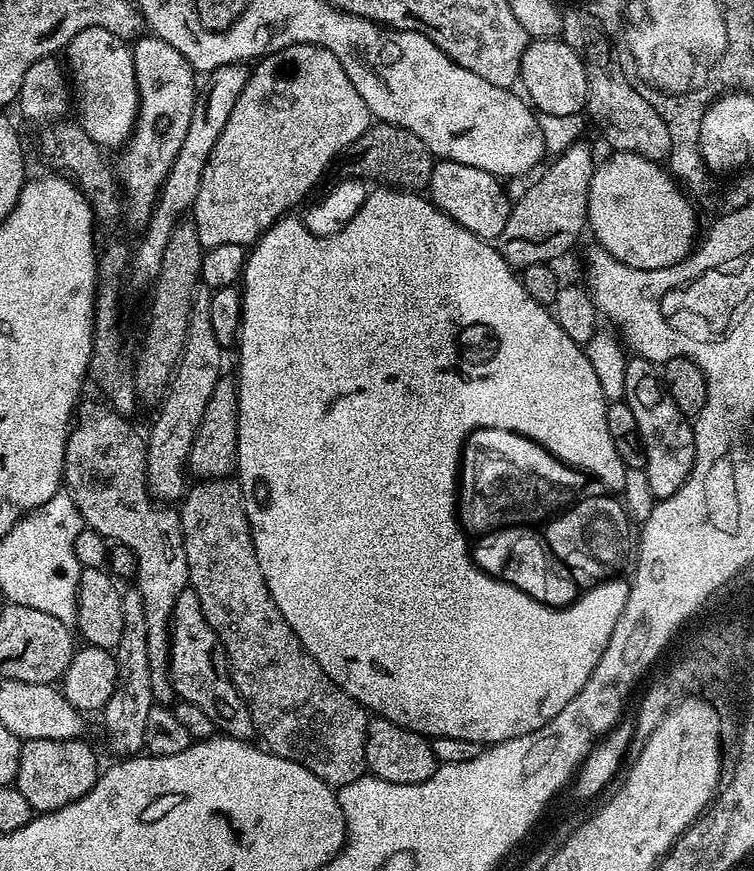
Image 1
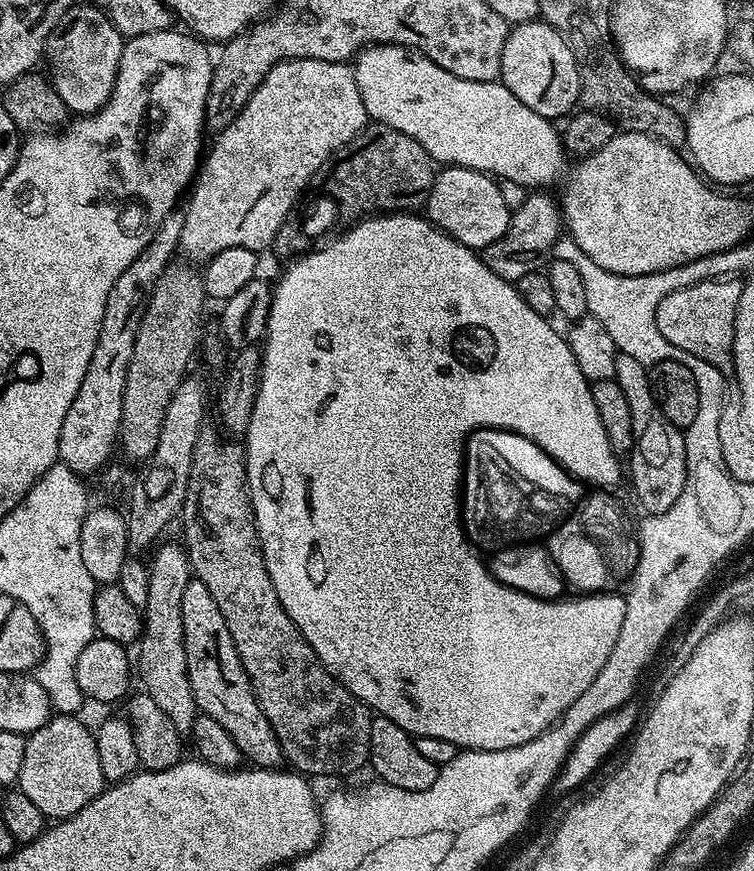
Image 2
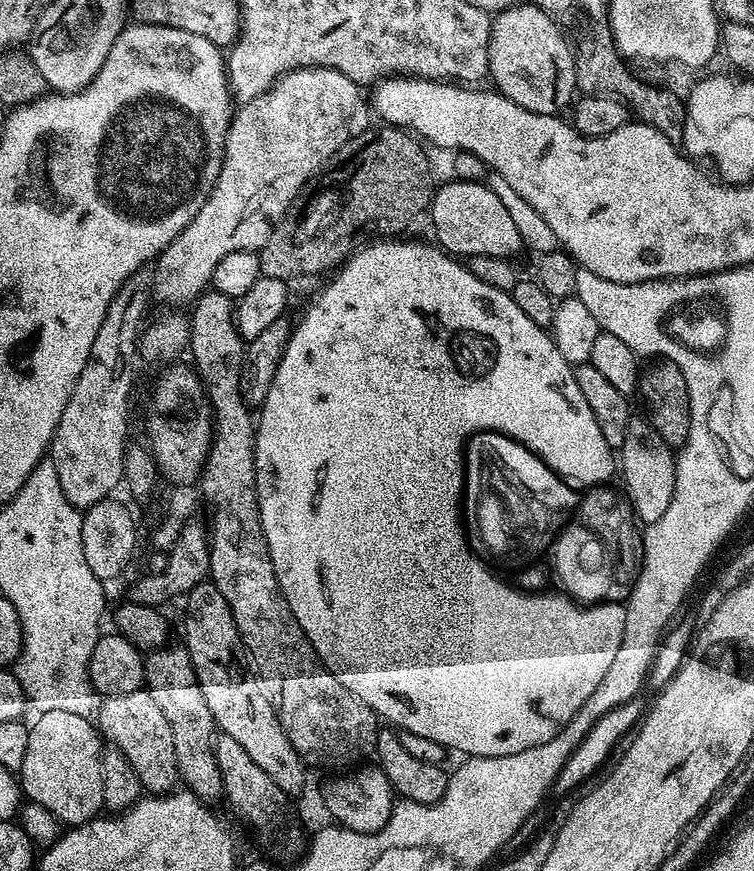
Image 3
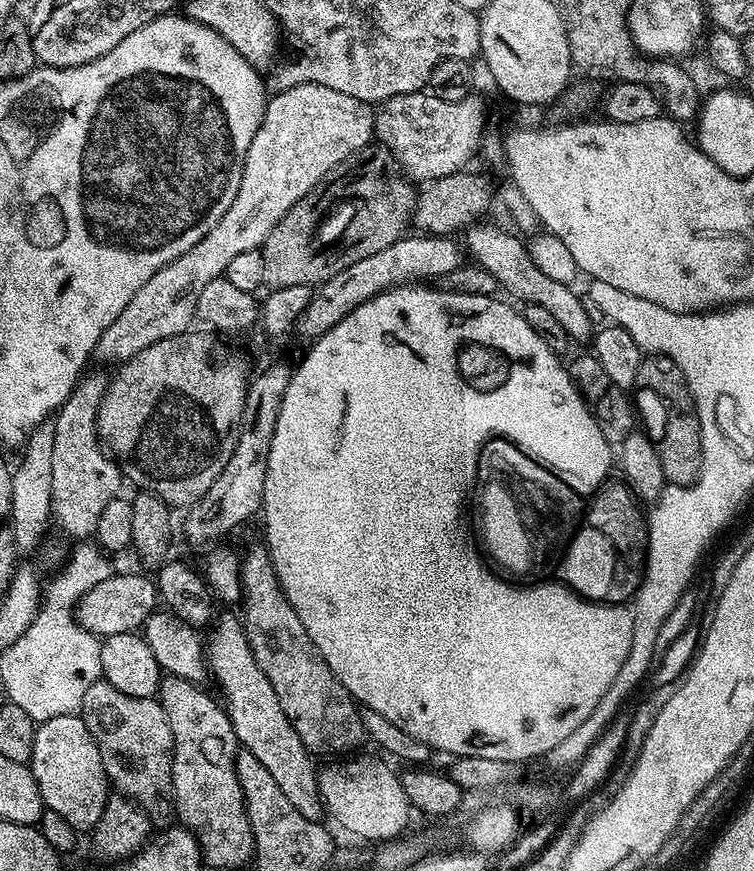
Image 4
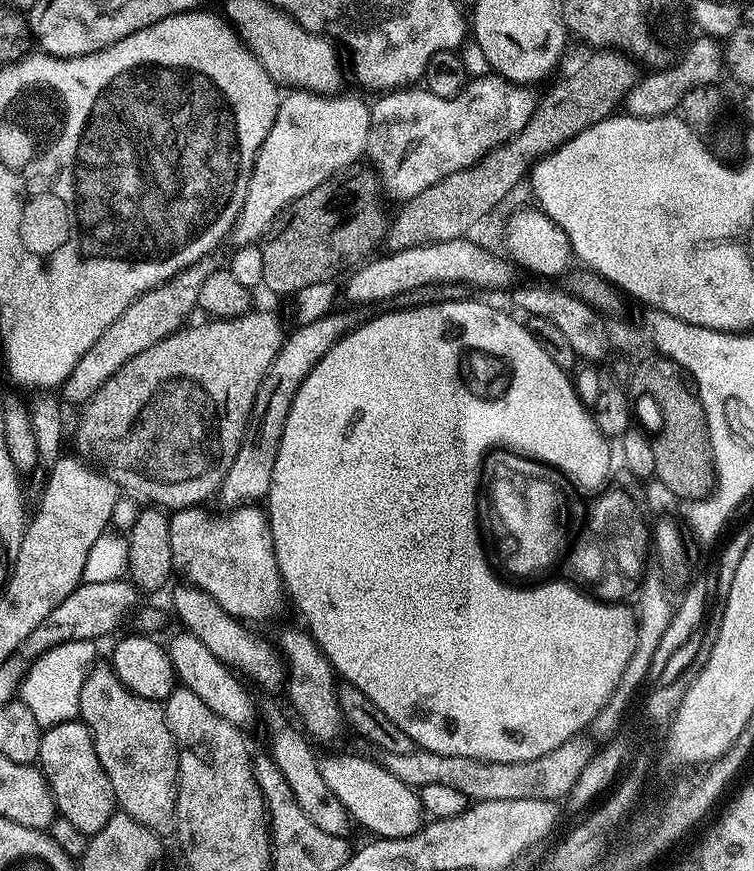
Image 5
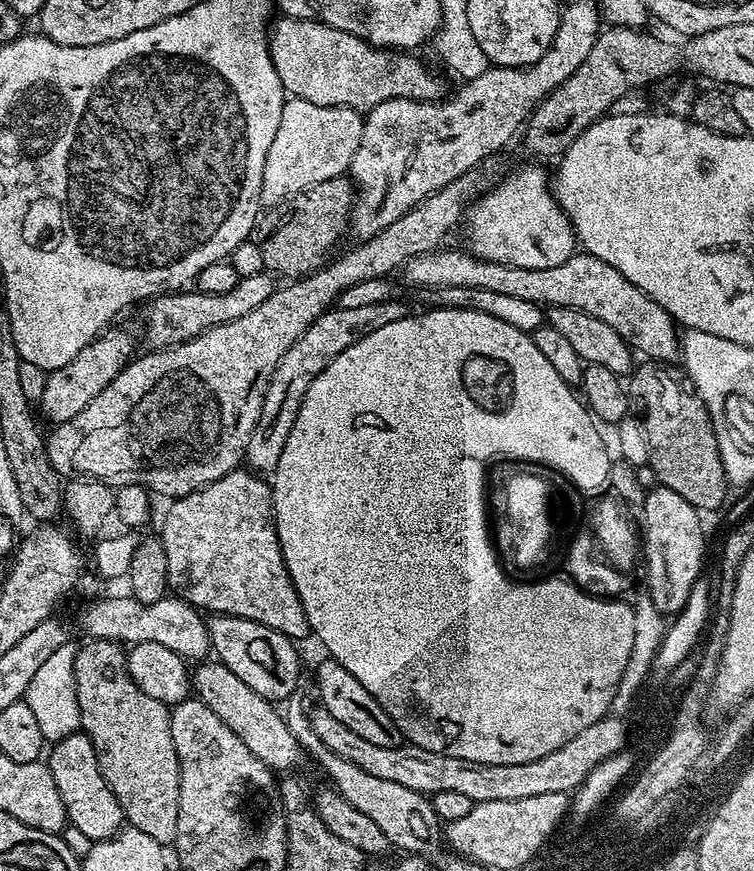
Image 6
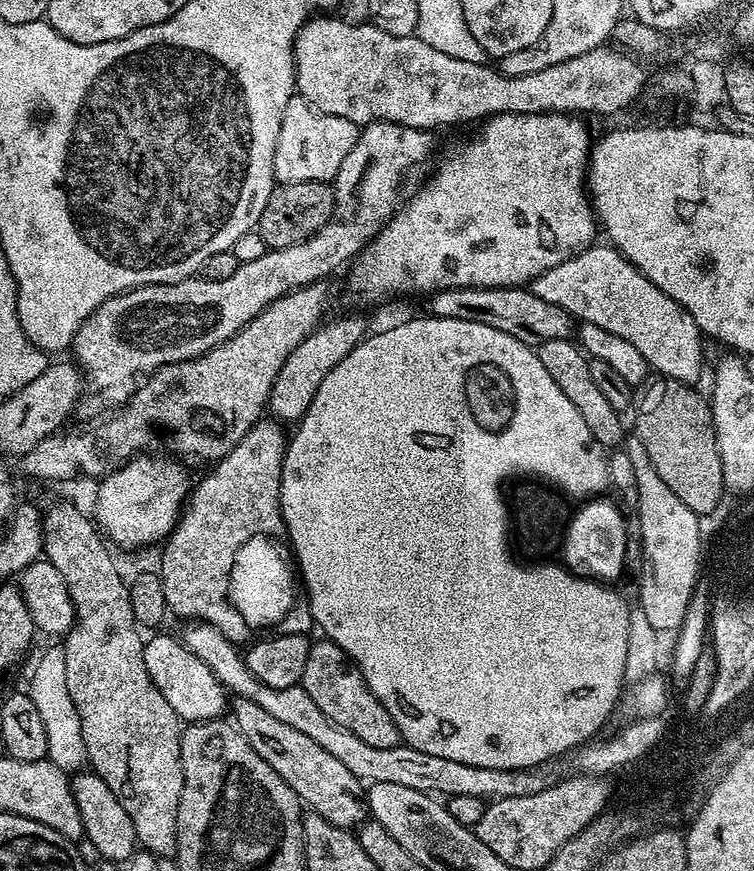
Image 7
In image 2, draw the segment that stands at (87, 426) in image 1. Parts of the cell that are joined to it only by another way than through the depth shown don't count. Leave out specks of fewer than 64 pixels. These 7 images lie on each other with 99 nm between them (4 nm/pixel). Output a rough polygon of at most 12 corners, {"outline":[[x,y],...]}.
{"outline":[[183,543],[150,560],[134,668],[182,734],[198,715],[186,670]]}

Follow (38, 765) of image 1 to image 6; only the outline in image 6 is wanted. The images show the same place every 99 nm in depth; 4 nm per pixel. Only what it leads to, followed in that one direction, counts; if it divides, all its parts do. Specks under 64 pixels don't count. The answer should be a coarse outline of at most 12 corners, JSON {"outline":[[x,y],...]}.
{"outline":[[84,731],[46,763],[68,823],[94,842],[125,827]]}

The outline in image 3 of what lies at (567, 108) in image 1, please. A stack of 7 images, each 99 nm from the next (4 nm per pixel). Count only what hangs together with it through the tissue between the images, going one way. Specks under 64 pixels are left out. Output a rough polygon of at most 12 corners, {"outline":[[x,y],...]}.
{"outline":[[535,2],[495,13],[488,76],[539,116],[578,89],[572,45]]}

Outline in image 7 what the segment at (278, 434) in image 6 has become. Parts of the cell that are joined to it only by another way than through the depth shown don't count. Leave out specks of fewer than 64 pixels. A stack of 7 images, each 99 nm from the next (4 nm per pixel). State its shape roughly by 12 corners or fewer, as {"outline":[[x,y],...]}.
{"outline":[[358,316],[321,323],[279,370],[268,408],[292,424],[367,335]]}

